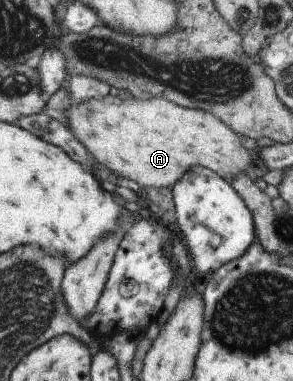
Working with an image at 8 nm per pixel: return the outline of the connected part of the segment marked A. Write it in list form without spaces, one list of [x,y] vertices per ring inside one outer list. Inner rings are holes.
[[[119,96],[106,97],[87,101],[86,104],[72,102],[66,110],[68,129],[91,151],[91,154],[105,166],[103,169],[126,176],[127,179],[145,186],[174,186],[191,169],[202,166],[214,170],[226,180],[238,177],[245,171],[247,165],[257,168],[257,159],[254,151],[242,147],[239,134],[235,134],[225,123],[214,114],[203,109],[184,107],[163,97],[150,99],[121,100]]]

